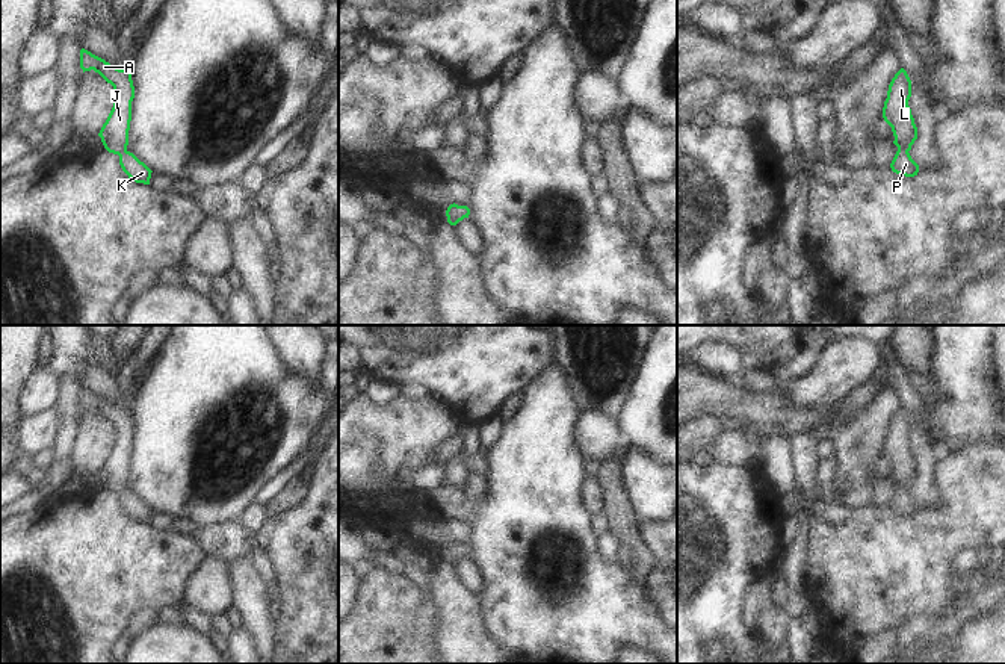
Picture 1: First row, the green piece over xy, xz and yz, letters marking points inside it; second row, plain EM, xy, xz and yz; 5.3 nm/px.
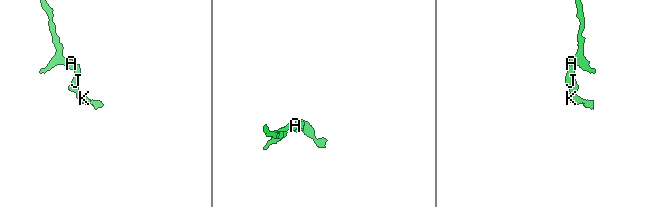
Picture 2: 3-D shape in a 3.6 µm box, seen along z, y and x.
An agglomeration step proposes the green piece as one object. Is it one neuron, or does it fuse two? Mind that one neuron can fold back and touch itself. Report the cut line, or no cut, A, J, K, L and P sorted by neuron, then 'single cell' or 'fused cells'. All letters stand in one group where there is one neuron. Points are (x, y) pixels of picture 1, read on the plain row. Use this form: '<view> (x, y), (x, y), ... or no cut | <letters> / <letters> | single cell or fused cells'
no cut | A J K L P | single cell

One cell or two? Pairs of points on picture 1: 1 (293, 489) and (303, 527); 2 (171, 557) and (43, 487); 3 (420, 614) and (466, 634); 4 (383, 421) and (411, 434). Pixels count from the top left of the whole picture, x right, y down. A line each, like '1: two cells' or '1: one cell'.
1: two cells
2: two cells
3: two cells
4: one cell

